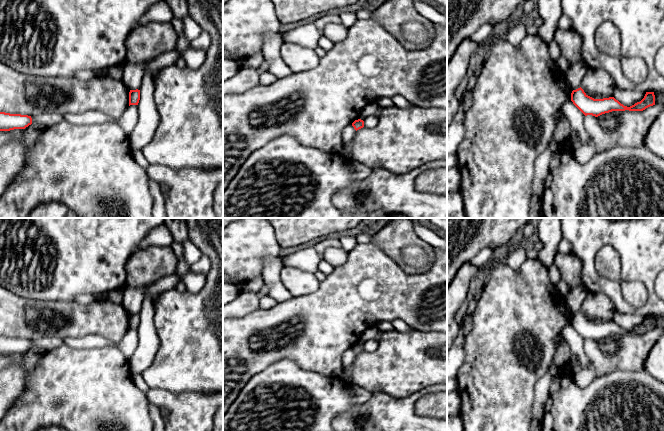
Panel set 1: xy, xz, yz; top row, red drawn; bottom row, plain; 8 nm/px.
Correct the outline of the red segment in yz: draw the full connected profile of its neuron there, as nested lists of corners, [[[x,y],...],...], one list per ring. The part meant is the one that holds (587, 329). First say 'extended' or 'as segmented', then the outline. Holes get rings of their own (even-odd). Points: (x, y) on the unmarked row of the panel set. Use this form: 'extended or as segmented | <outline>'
as segmented | [[[580,311],[572,315],[571,325],[585,340],[592,339],[598,341],[612,335],[643,335],[646,332],[655,329],[655,319],[654,316],[646,316],[644,322],[640,326],[627,331],[614,321],[594,323],[588,320]]]

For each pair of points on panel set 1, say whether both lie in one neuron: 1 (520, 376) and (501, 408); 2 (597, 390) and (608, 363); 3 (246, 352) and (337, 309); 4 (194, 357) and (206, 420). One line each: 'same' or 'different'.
1: same
2: different
3: same
4: different

